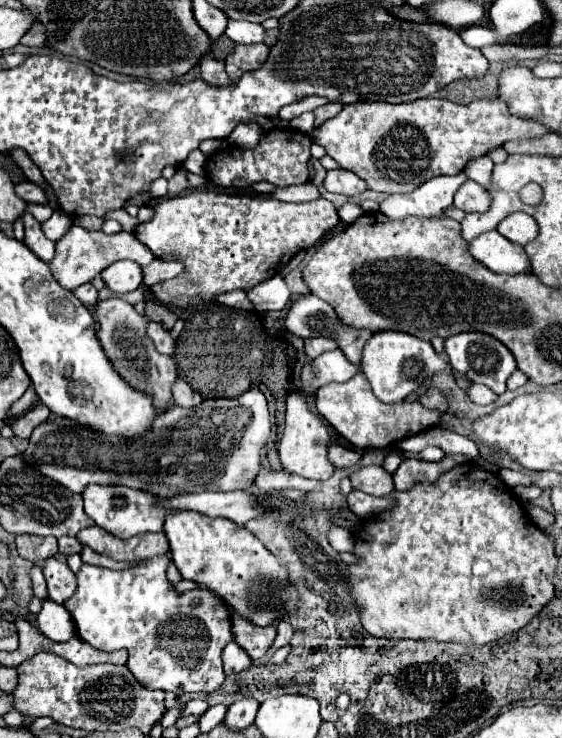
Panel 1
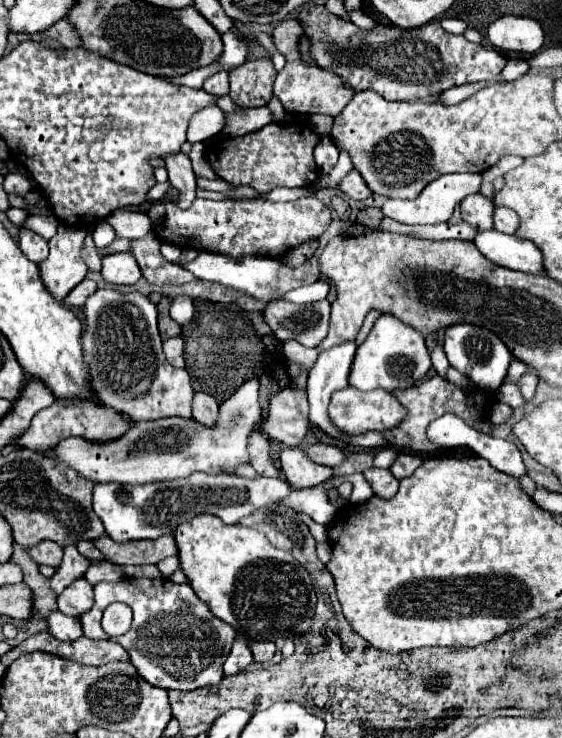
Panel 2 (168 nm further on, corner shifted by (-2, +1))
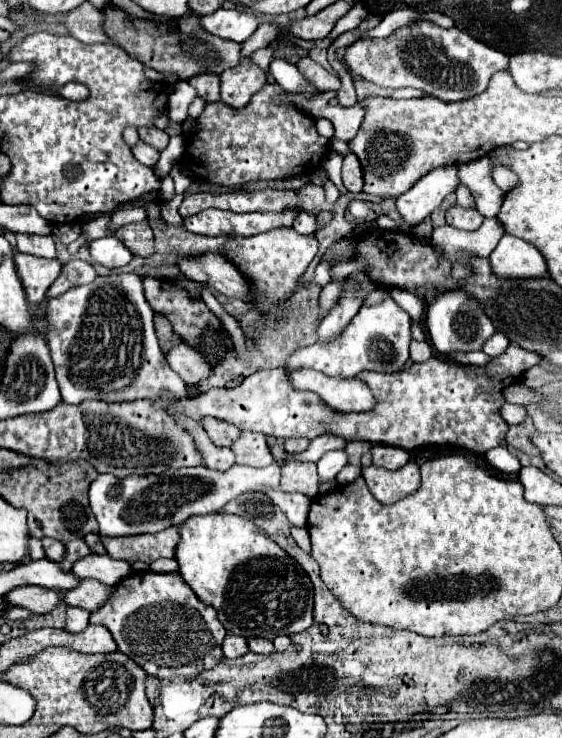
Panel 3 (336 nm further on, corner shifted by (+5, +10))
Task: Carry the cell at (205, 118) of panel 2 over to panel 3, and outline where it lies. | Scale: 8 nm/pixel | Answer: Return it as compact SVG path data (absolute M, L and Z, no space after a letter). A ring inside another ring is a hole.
M184 81L174 83L174 87L168 95L168 117L170 117L170 121L184 123L188 119L188 105L192 103L194 97L196 97L196 93L188 83L184 83Z

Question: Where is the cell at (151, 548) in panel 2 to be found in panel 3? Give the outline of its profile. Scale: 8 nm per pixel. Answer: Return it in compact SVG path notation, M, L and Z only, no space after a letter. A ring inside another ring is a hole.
M168 527L156 535L134 535L134 537L102 537L102 543L112 559L128 563L144 561L152 563L160 557L174 557L174 549L180 541L178 527Z

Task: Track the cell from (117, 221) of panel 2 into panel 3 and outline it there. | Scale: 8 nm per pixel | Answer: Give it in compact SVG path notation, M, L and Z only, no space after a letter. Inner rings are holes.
M102 215L102 217L96 217L96 219L90 219L86 223L82 223L82 235L86 237L86 241L94 241L94 239L100 239L106 235L106 225L110 221L110 215Z

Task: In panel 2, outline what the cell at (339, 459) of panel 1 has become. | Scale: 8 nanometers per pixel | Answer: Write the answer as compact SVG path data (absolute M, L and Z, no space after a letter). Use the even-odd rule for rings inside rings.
M313 444L313 446L307 450L307 454L309 454L309 458L311 458L313 462L323 464L323 466L331 466L331 468L339 466L339 464L347 458L347 454L345 454L341 448L331 446L331 444Z

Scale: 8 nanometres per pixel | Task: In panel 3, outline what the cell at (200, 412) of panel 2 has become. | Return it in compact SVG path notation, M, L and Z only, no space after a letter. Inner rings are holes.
M208 417L202 425L204 425L210 441L216 447L232 447L232 443L240 437L240 429L234 425L228 425L226 421L218 421L218 419Z

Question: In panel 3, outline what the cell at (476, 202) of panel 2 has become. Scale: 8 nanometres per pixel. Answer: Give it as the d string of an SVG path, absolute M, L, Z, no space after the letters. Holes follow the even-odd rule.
M454 205L446 211L446 223L462 231L476 231L482 225L482 221L484 217L476 209L460 209L458 205Z

